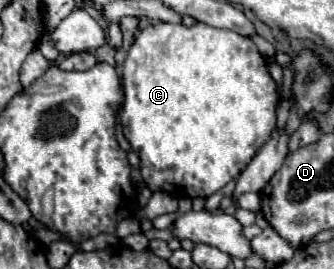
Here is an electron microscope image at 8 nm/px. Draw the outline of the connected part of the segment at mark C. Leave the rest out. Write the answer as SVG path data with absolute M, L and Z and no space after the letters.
M159 22L159 24L149 24L147 28L139 30L135 36L135 42L127 50L127 58L123 62L123 90L125 90L125 104L121 112L121 126L123 134L133 146L133 150L141 158L141 176L149 184L153 192L161 190L173 196L187 196L187 198L207 198L215 192L219 192L227 182L235 180L241 170L247 166L247 162L255 156L255 150L267 140L267 134L275 128L275 108L279 102L279 86L271 78L267 60L259 54L257 46L253 44L251 38L245 38L241 34L235 34L233 30L223 30L223 28L213 28L209 24L195 24L195 26L183 26L183 24L169 24L169 22Z

